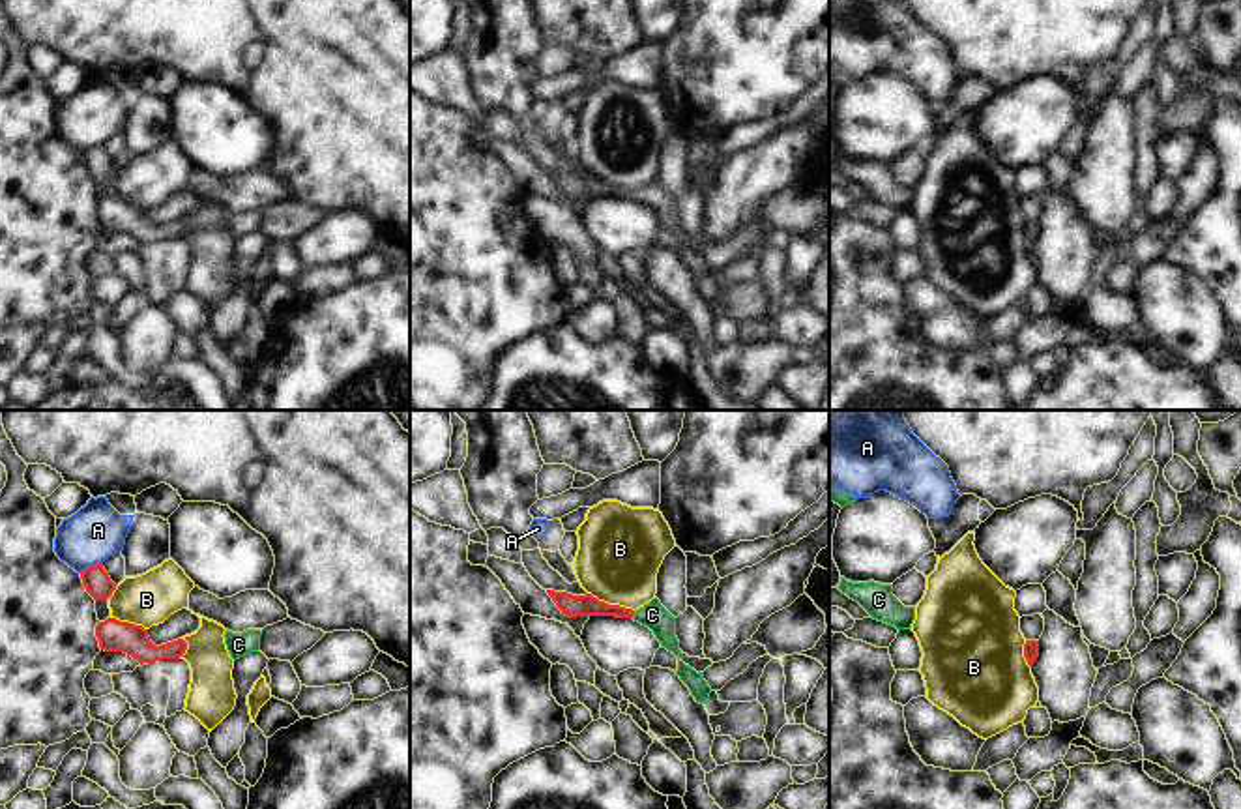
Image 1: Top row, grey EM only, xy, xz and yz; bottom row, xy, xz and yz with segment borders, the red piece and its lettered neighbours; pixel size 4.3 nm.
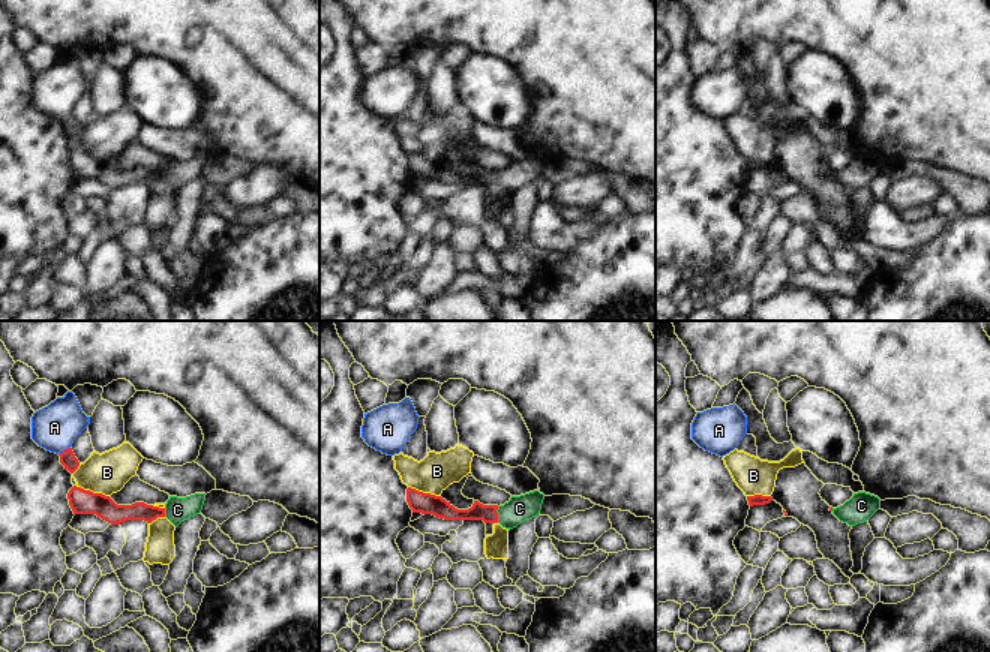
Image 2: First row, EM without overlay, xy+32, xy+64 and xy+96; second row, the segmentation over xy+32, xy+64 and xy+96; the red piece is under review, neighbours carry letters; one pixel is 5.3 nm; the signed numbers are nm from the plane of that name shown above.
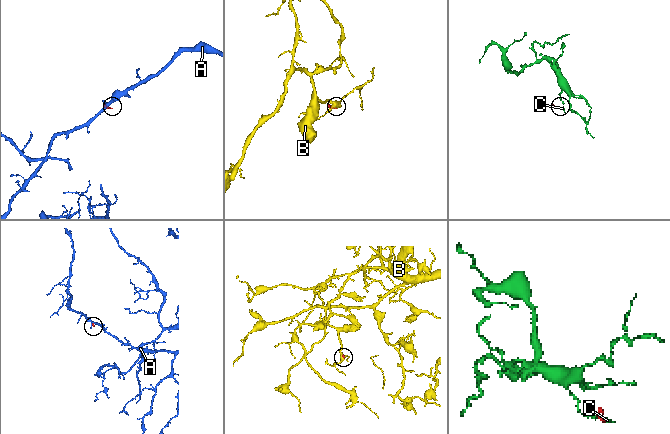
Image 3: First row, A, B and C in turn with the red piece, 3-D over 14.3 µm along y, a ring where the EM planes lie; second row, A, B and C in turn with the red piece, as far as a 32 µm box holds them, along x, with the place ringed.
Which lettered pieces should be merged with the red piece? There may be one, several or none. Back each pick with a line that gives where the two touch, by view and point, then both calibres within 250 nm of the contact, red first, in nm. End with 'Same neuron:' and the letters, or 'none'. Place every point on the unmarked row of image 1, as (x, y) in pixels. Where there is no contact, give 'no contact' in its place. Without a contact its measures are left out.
C: xz (633, 193) | 100/110 nm
Same neuron: C

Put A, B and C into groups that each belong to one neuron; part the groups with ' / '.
A / B / C

